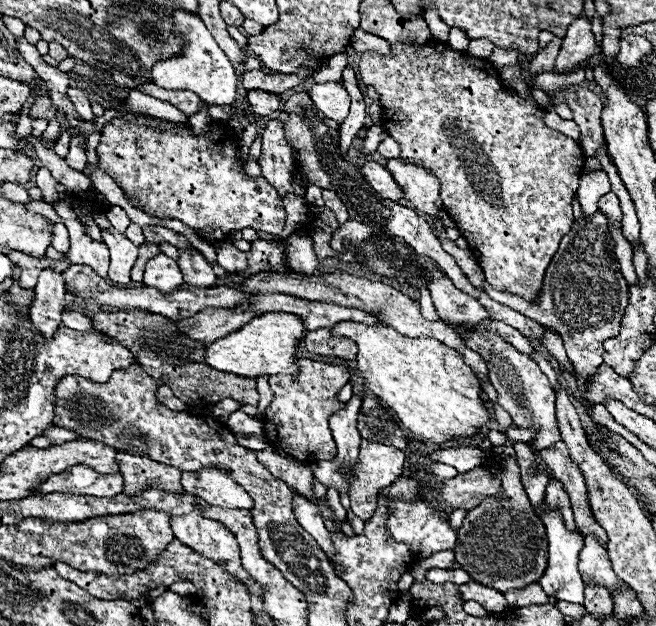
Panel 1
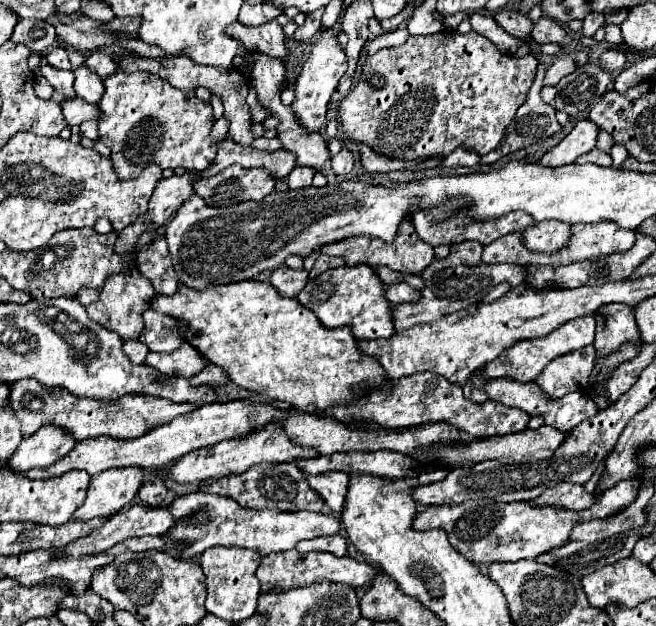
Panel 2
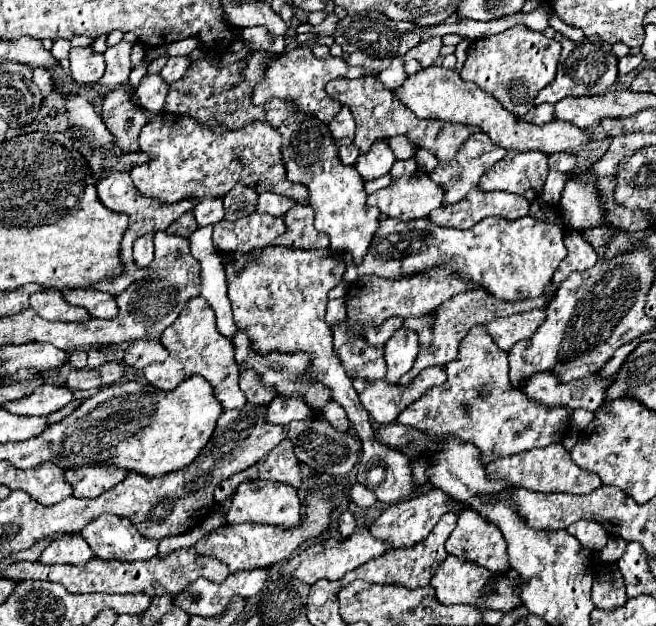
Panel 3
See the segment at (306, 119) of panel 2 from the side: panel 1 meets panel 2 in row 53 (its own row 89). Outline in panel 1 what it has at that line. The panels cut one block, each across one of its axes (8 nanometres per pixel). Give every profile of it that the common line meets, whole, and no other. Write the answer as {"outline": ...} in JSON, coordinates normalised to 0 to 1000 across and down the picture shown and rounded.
{"outline":[[[509,131],[479,134],[473,141],[473,157],[488,179],[512,192],[515,198],[521,198],[534,179],[534,153],[518,134],[509,134]]]}

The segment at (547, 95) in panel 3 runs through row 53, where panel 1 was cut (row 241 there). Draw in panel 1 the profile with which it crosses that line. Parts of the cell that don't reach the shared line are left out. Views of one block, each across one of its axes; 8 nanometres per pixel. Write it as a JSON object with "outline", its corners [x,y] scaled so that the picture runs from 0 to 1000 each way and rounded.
{"outline":[[[909,339],[902,342],[902,351],[887,348],[857,380],[854,396],[829,438],[829,454],[817,482],[796,482],[793,473],[762,463],[747,473],[848,527],[860,543],[875,591],[887,601],[887,613],[893,613],[905,588],[918,581],[918,546],[942,534],[948,498],[957,486],[957,457],[942,431],[945,422],[936,409],[936,383],[927,371],[927,351],[921,342]]]}

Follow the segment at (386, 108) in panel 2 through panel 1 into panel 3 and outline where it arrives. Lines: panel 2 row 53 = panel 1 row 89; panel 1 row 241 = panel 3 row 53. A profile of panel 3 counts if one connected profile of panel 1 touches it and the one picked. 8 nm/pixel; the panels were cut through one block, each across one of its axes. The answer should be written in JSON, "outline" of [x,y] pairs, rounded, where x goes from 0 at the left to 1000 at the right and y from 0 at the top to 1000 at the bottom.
{"outline":[[[790,38],[756,58],[720,64],[701,121],[753,153],[771,176],[784,179],[787,185],[799,185],[814,169],[811,160],[817,150],[845,128],[854,80],[857,73],[851,73],[845,61],[832,61],[829,51]]]}

